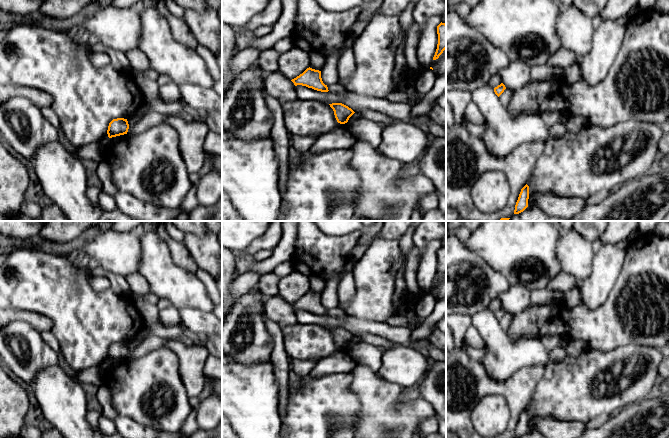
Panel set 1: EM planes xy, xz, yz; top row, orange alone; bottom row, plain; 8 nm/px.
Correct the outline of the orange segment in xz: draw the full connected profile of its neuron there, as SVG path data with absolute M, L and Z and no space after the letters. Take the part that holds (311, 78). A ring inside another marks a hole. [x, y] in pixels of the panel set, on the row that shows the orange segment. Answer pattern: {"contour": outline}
{"contour": "M307 68L302 74L291 80L295 86L302 85L321 92L328 92L328 87L321 78L321 71Z"}

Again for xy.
{"contour": "M117 118L113 119L108 126L107 134L109 138L127 134L129 124L127 119Z"}

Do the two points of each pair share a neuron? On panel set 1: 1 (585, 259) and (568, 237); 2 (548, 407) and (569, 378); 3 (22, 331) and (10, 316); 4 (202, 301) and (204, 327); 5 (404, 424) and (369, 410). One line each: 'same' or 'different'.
1: same
2: same
3: different
4: different
5: same

